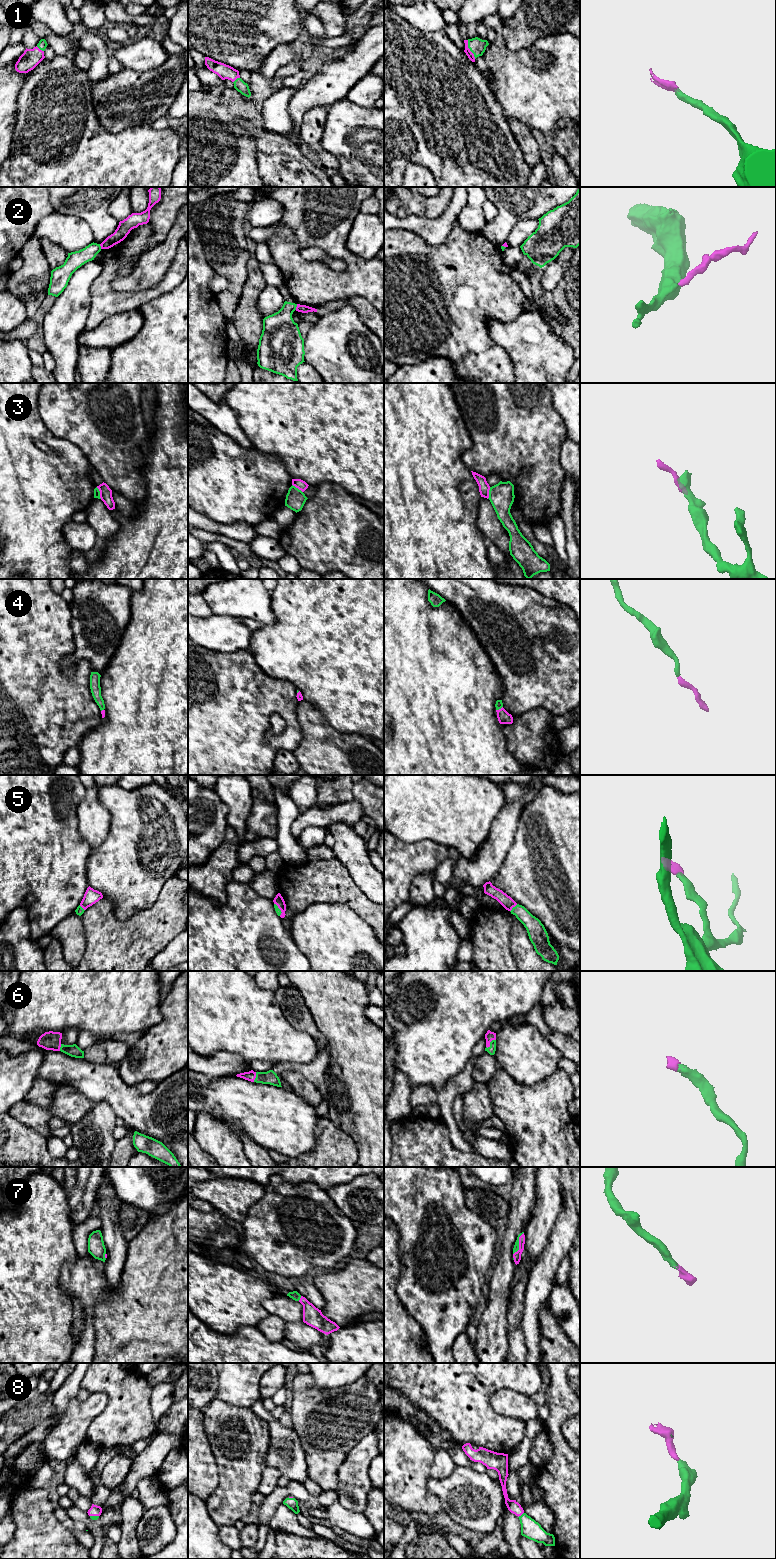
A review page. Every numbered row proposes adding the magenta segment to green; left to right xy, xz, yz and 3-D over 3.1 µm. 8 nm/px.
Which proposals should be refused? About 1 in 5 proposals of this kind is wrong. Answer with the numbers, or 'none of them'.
2, 3

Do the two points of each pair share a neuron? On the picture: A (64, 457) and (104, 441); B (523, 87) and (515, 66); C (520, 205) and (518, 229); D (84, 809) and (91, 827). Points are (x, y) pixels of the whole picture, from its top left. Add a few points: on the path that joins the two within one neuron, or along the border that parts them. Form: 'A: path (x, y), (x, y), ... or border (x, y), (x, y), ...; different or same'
A: border (60, 437), (71, 441), (91, 465); different
B: path (523, 82), (515, 71); same
C: border (537, 218), (520, 220), (513, 227), (505, 241); different
D: path (88, 813), (91, 816), (91, 823); same

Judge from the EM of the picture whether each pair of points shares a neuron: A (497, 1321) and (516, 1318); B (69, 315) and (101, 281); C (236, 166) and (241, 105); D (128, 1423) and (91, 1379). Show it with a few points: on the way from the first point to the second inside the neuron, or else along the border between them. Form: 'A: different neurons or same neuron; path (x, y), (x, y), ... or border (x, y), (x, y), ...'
A: different neurons; border (510, 1296), (507, 1312), (507, 1343)
B: different neurons; border (101, 271), (91, 286), (91, 308), (87, 315)
C: same neuron; path (224, 151), (223, 131), (229, 125), (229, 120)
D: same neuron; path (128, 1410), (104, 1384)

